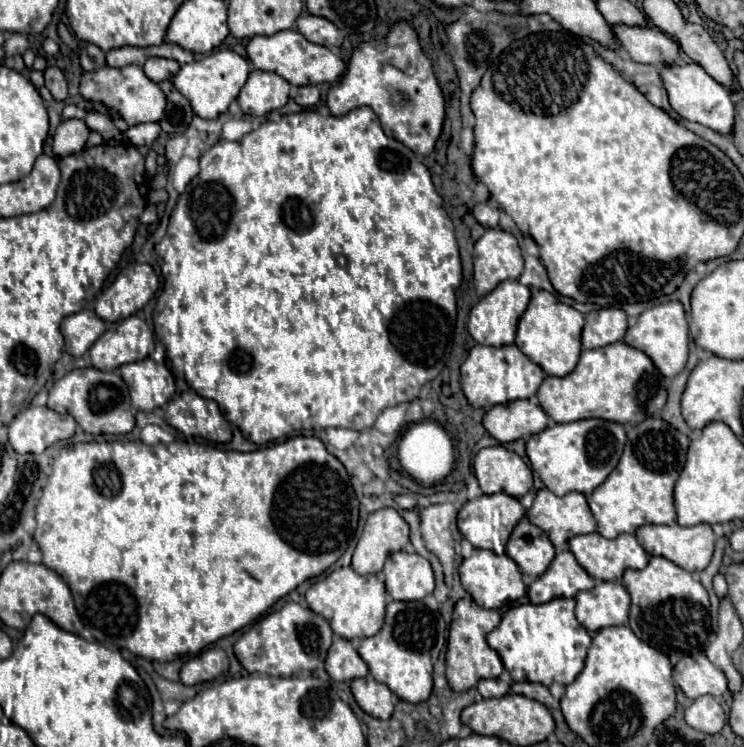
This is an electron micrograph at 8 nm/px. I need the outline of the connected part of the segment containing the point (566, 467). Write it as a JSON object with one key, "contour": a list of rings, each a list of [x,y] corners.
{"contour":[[[589,418],[589,420],[577,420],[569,424],[553,424],[545,428],[539,434],[533,434],[527,440],[527,458],[531,462],[533,472],[539,474],[543,484],[557,496],[565,496],[569,492],[581,492],[589,494],[593,492],[603,480],[613,472],[617,466],[625,446],[625,428],[619,422],[609,422],[609,420],[599,420],[599,418]]]}

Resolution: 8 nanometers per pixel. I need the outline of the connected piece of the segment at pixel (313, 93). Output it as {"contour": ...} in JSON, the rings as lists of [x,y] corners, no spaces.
{"contour":[[[307,84],[307,86],[293,86],[291,90],[291,96],[295,98],[297,104],[301,106],[315,106],[319,102],[319,88],[313,86],[313,84]]]}

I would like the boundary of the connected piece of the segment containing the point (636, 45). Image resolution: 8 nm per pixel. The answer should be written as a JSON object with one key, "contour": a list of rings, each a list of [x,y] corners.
{"contour":[[[617,24],[613,28],[613,36],[617,44],[631,56],[631,60],[641,64],[673,64],[677,60],[679,46],[673,38],[663,34],[659,28],[645,26],[645,28],[625,28],[625,24]]]}

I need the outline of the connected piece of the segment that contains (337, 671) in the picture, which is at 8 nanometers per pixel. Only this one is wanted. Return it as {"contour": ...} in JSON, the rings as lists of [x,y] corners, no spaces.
{"contour":[[[345,638],[333,640],[333,646],[329,648],[329,654],[325,660],[325,670],[337,682],[349,682],[355,678],[365,678],[369,674],[367,664],[357,654],[353,644]]]}

